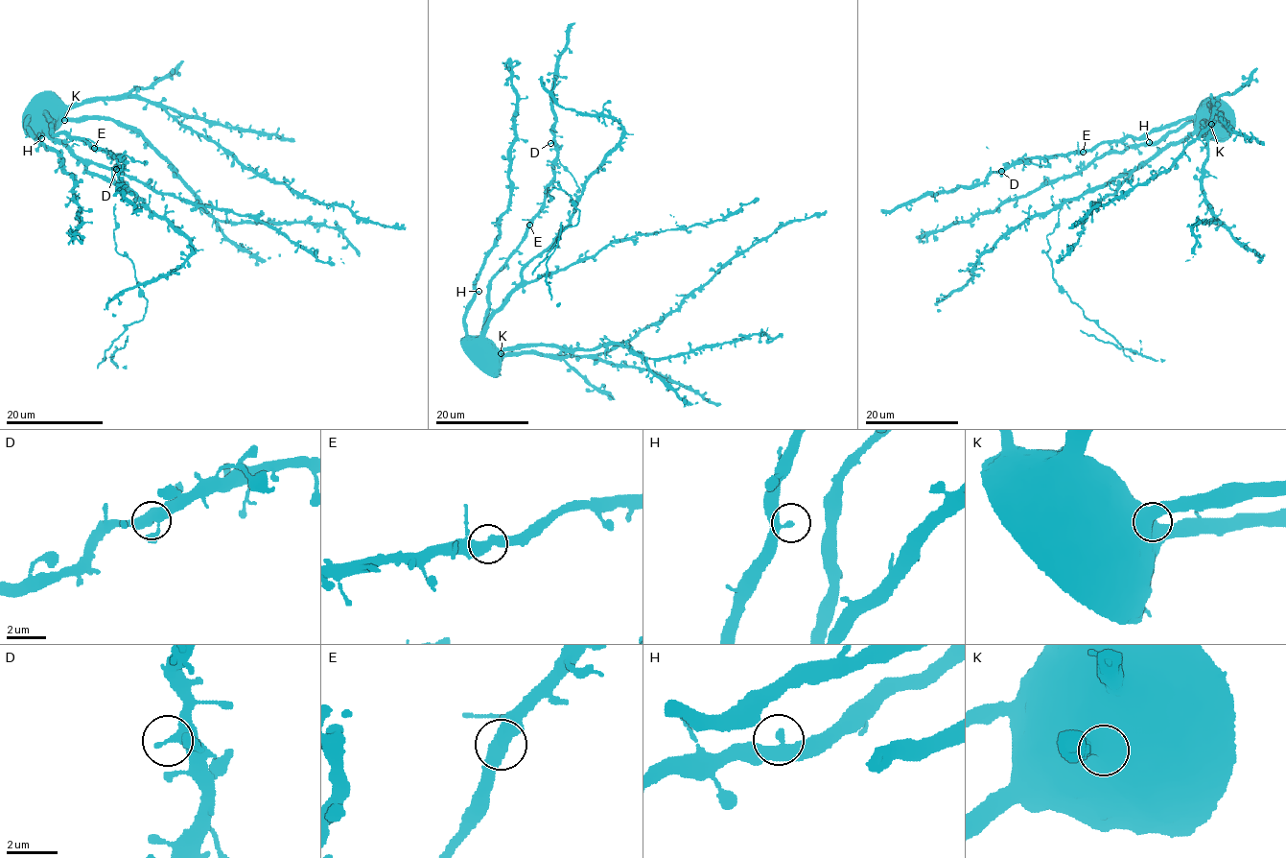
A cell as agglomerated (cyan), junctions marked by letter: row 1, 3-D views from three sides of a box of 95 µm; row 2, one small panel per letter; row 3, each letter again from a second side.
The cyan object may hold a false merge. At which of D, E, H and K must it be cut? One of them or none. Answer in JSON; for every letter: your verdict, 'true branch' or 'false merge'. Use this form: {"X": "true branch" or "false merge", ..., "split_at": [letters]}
{"D": "false merge", "E": "true branch", "H": "true branch", "K": "true branch", "split_at": ["D"]}

